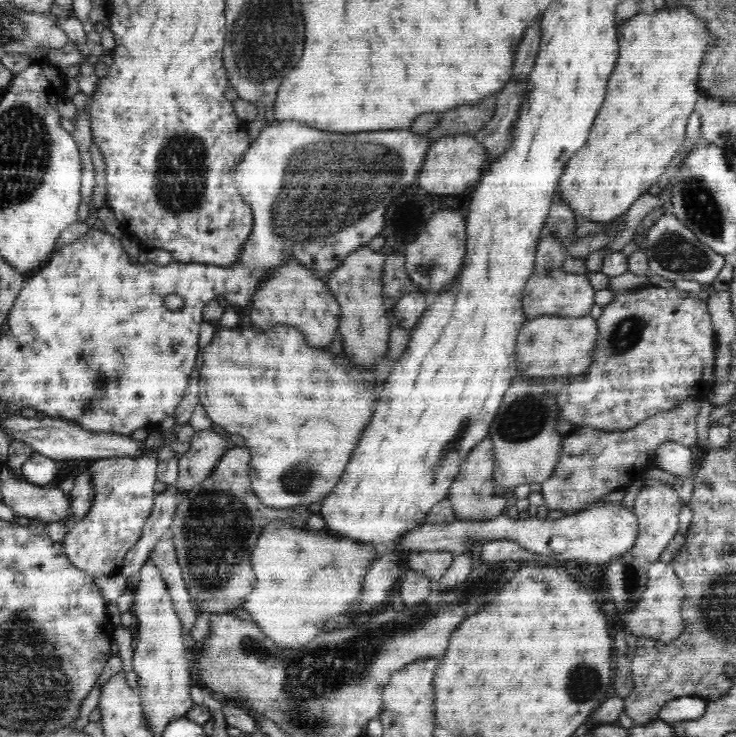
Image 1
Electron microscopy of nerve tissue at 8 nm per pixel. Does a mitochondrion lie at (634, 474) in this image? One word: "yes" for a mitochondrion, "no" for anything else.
no

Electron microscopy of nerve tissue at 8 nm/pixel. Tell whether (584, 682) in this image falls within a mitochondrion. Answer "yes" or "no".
yes

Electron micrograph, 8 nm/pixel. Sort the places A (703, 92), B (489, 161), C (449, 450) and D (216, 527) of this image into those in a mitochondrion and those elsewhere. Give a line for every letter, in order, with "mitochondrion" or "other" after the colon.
A: other
B: other
C: mitochondrion
D: mitochondrion

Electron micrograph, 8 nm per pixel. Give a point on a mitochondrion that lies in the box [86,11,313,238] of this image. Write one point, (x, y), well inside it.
(180, 169)

